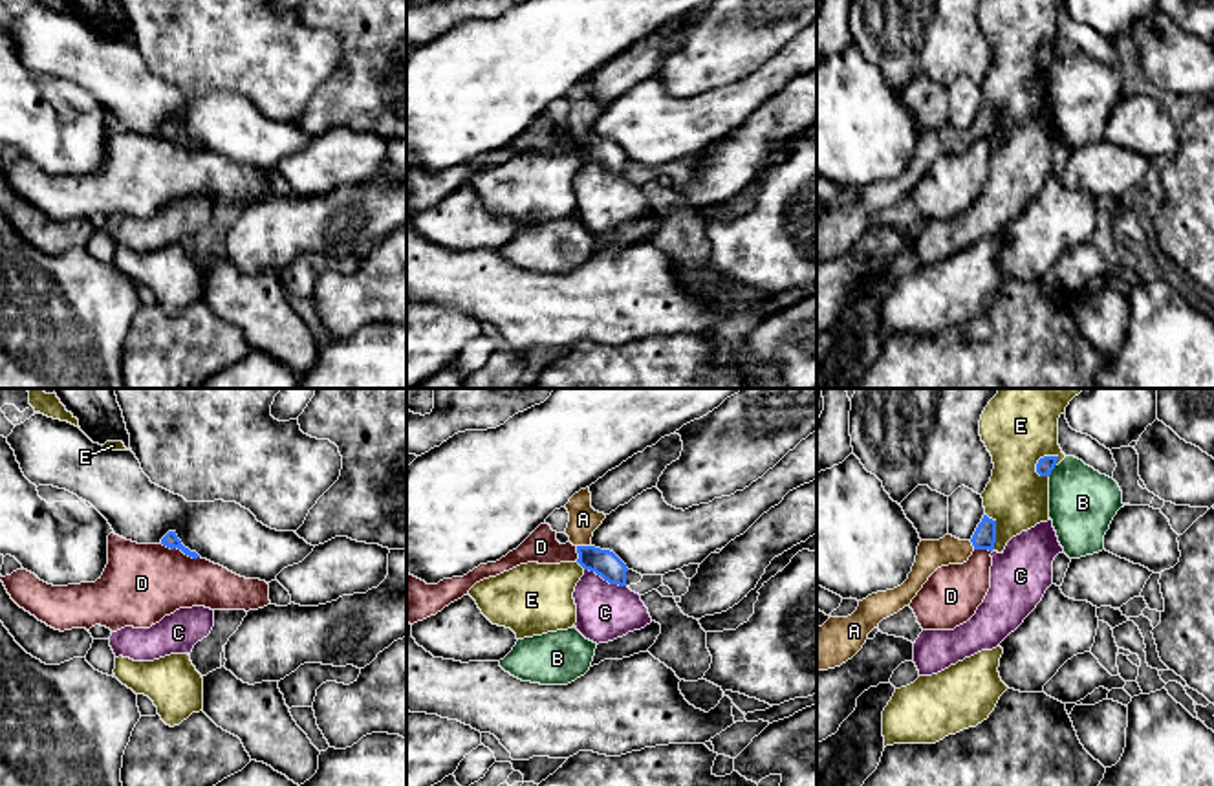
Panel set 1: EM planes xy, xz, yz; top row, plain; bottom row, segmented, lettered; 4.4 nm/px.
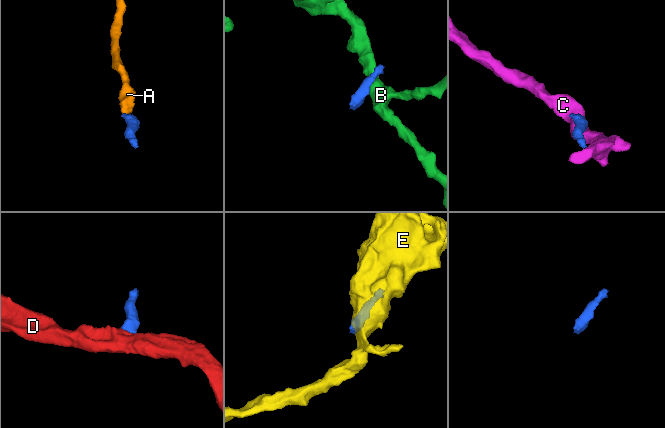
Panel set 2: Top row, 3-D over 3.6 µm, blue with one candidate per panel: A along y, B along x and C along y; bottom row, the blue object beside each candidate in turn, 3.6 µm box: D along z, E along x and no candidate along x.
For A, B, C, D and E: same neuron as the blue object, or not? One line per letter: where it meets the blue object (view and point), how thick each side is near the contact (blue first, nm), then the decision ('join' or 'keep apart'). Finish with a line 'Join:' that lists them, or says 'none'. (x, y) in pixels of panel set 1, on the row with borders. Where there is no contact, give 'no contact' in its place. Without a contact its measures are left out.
A: meets blue in xz at (585, 546); 120 nm thick on the blue side, 130 nm on the other; join
B: meets blue in yz at (1053, 468); 70 nm thick on the blue side, 300 nm on the other; keep apart
C: meets blue in xz at (605, 579); 120 nm thick on the blue side, 260 nm on the other; keep apart
D: meets blue in xy at (180, 548); 70 nm thick on the blue side, 360 nm on the other; keep apart
E: meets blue in yz at (1044, 457); 70 nm thick on the blue side, 340 nm on the other; keep apart
Join: A

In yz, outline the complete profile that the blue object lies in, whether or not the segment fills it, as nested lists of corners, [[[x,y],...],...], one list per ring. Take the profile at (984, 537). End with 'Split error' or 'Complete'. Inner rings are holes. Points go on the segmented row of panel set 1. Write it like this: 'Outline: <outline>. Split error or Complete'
Outline: [[[983,515],[970,540],[945,535],[939,540],[921,540],[908,579],[886,592],[877,592],[859,601],[848,617],[829,617],[817,628],[817,671],[840,667],[866,643],[879,623],[912,603],[928,577],[941,566],[963,564],[974,550],[994,550],[996,520]]]. Split error

